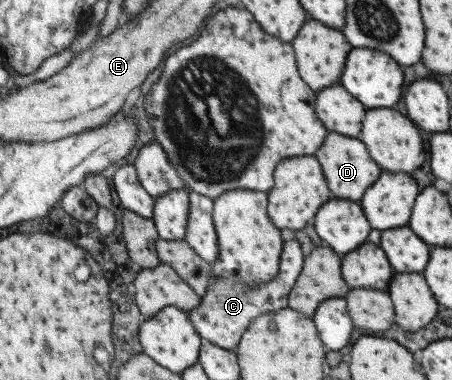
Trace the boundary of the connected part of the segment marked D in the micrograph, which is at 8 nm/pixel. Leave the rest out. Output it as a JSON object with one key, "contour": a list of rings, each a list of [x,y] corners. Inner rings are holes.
{"contour":[[[329,133],[327,139],[323,141],[321,149],[315,153],[315,157],[319,159],[329,191],[335,197],[341,199],[351,199],[351,201],[359,201],[365,193],[365,189],[377,181],[381,167],[369,157],[365,145],[359,139],[351,139],[351,137],[343,137],[339,133]]]}

